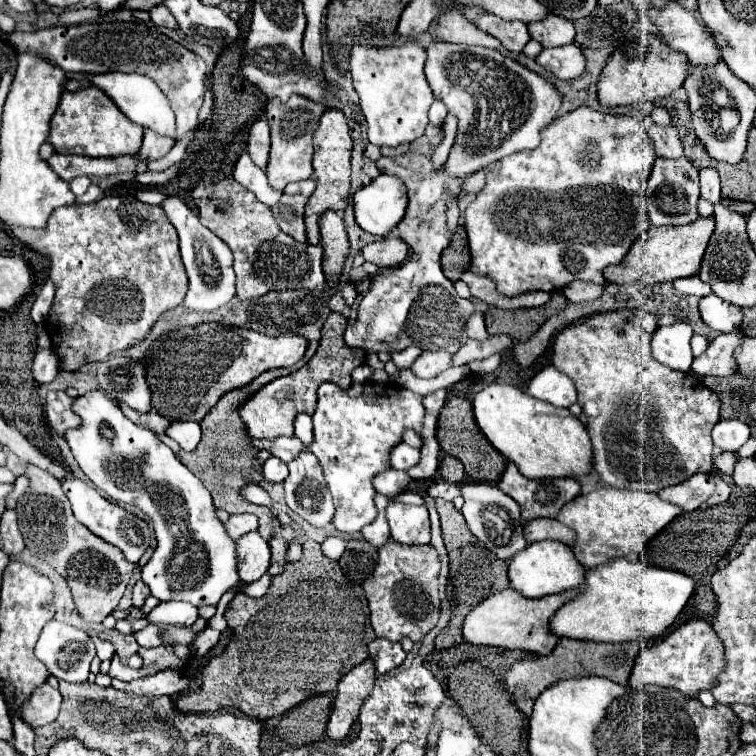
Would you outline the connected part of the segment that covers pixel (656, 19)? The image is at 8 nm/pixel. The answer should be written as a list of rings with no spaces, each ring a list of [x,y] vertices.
[[[667,2],[663,8],[649,6],[647,8],[647,16],[657,26],[661,40],[669,48],[675,48],[677,52],[685,52],[685,56],[689,58],[689,62],[693,66],[705,66],[705,68],[709,68],[709,66],[717,64],[719,60],[723,60],[723,50],[719,48],[719,44],[715,40],[715,34],[711,30],[707,30],[705,24],[695,14],[691,14],[689,10],[685,10],[681,4]]]

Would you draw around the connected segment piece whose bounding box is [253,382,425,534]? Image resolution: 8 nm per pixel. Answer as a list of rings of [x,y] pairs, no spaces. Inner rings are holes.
[[[333,382],[319,386],[319,402],[313,414],[315,440],[303,446],[297,438],[277,438],[277,440],[253,440],[257,448],[271,450],[273,456],[289,462],[299,452],[309,450],[317,456],[325,482],[335,498],[335,528],[345,534],[359,532],[363,526],[371,524],[377,516],[375,508],[375,488],[373,478],[379,472],[391,468],[389,454],[393,446],[402,440],[404,430],[412,429],[421,434],[421,422],[425,416],[423,396],[399,386],[375,384],[375,382],[353,382],[349,388],[339,388]]]

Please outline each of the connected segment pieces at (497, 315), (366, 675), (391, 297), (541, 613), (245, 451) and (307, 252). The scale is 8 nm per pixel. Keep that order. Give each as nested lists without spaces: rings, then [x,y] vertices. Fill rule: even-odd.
[[[555,292],[551,294],[551,300],[539,308],[519,308],[519,310],[489,308],[485,312],[485,326],[489,334],[507,334],[519,342],[525,342],[533,332],[537,332],[537,328],[547,318],[559,314],[565,306],[567,298],[563,296],[563,292]]]
[[[363,660],[355,670],[345,674],[337,686],[337,698],[327,724],[327,736],[331,740],[343,740],[353,722],[357,720],[363,700],[371,694],[375,682],[375,662]]]
[[[427,126],[425,134],[411,142],[411,148],[395,158],[381,158],[377,168],[383,174],[397,176],[409,192],[409,204],[403,220],[397,224],[397,234],[403,238],[413,256],[399,268],[381,268],[371,278],[371,288],[363,296],[357,308],[357,320],[353,332],[359,340],[373,342],[387,352],[401,352],[409,346],[419,346],[421,350],[445,350],[457,352],[461,344],[467,342],[467,320],[475,312],[471,300],[457,296],[453,282],[445,278],[439,256],[451,240],[451,232],[445,226],[445,210],[451,196],[459,196],[461,182],[449,178],[443,170],[433,172],[431,154],[443,140],[443,130]]]
[[[513,588],[501,590],[493,596],[489,596],[487,600],[483,600],[465,618],[463,638],[465,638],[465,642],[475,644],[475,646],[499,646],[499,648],[507,648],[507,650],[527,650],[527,652],[533,652],[539,656],[549,654],[557,644],[557,636],[553,636],[549,632],[549,618],[555,614],[557,608],[563,606],[563,602],[571,600],[579,592],[581,592],[581,588],[575,588],[575,590],[561,592],[561,594],[531,600],[531,598],[521,596]]]
[[[281,368],[281,370],[267,370],[263,372],[259,378],[255,378],[251,384],[247,384],[247,388],[237,388],[235,392],[227,392],[217,404],[215,408],[211,408],[211,412],[205,416],[205,420],[201,422],[201,430],[203,430],[203,438],[199,442],[199,446],[193,452],[183,452],[179,458],[183,460],[183,464],[187,468],[191,468],[195,472],[195,476],[207,486],[207,490],[213,496],[213,504],[215,508],[223,508],[229,514],[237,514],[237,512],[251,512],[259,518],[259,534],[265,540],[273,538],[273,520],[275,516],[271,514],[271,510],[267,506],[259,506],[259,504],[251,504],[247,498],[241,496],[241,488],[247,484],[263,484],[263,462],[259,462],[257,454],[259,450],[251,444],[251,436],[243,424],[243,420],[239,418],[239,408],[243,406],[243,402],[247,402],[255,392],[259,392],[265,384],[273,382],[275,378],[287,376],[293,372],[291,368]]]
[[[233,176],[223,178],[215,184],[201,184],[193,192],[195,204],[199,208],[199,220],[211,232],[215,232],[233,252],[233,268],[237,274],[237,298],[253,300],[265,296],[267,292],[281,290],[301,290],[307,288],[311,292],[321,292],[327,306],[333,312],[349,318],[349,306],[341,296],[329,296],[323,284],[323,248],[313,244],[301,244],[295,238],[281,232],[271,208],[259,200],[255,200],[253,192],[243,188]],[[217,202],[223,202],[223,210],[217,210]]]

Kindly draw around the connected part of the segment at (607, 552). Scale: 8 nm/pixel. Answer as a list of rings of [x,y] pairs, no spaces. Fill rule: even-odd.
[[[599,488],[585,496],[581,494],[571,504],[565,504],[557,520],[573,528],[577,534],[575,558],[585,568],[595,568],[597,564],[619,556],[629,561],[639,560],[653,536],[657,536],[681,512],[679,506],[661,500],[653,492]]]

